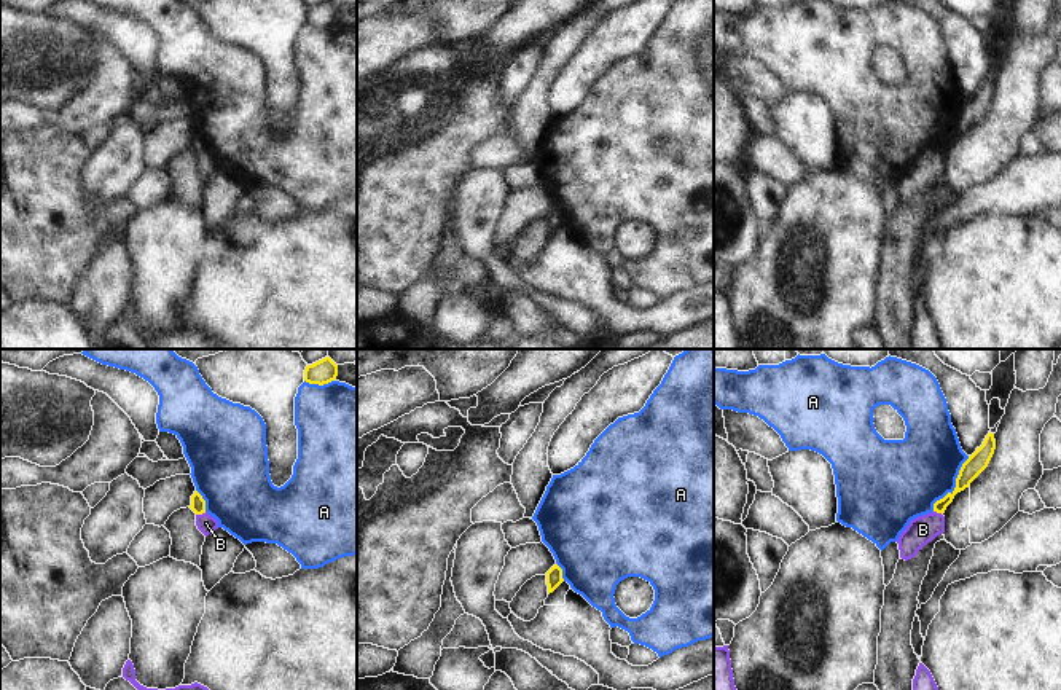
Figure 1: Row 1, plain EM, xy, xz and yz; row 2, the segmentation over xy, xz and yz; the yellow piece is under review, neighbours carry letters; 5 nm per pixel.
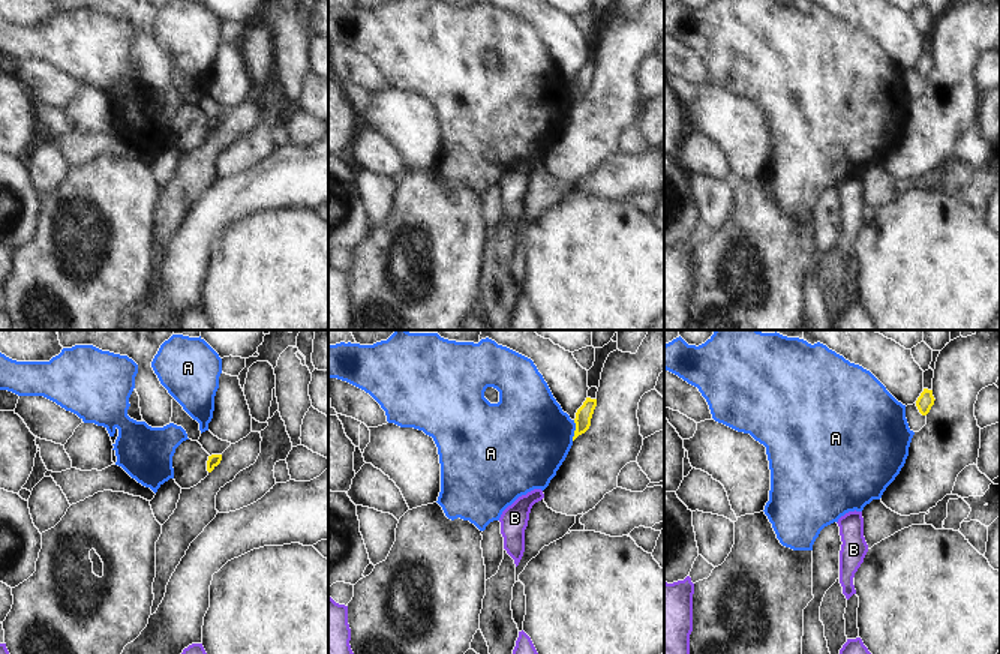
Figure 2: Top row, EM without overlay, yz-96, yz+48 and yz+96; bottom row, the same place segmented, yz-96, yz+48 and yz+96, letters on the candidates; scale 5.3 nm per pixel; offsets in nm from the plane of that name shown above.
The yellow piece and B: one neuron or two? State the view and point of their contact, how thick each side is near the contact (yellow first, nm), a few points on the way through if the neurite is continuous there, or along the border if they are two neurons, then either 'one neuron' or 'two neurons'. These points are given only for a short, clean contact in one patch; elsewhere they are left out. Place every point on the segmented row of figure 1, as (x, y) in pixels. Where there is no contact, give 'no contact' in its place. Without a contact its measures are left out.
meets yellow in xy at (201, 513); 80 nm thick on the yellow side, 90 nm on the other; runs through xy (198, 504), (201, 513), (206, 523); one neuron

